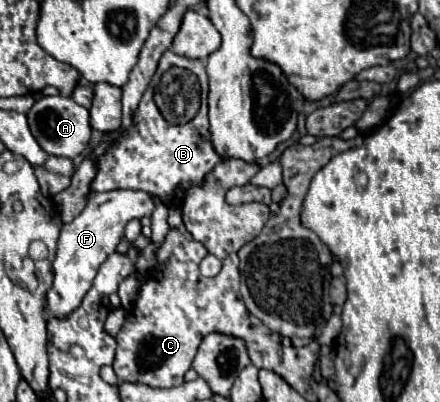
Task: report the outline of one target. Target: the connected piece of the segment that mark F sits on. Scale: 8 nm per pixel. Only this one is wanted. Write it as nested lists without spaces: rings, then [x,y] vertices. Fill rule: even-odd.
[[[117,189],[107,193],[93,193],[89,197],[87,207],[61,229],[61,237],[57,241],[57,257],[53,261],[53,285],[47,291],[47,311],[51,317],[63,319],[69,317],[83,301],[87,291],[93,285],[93,279],[107,259],[111,251],[115,251],[117,243],[123,237],[123,229],[129,219],[149,217],[155,209],[155,201],[149,193],[133,191],[133,189]]]

